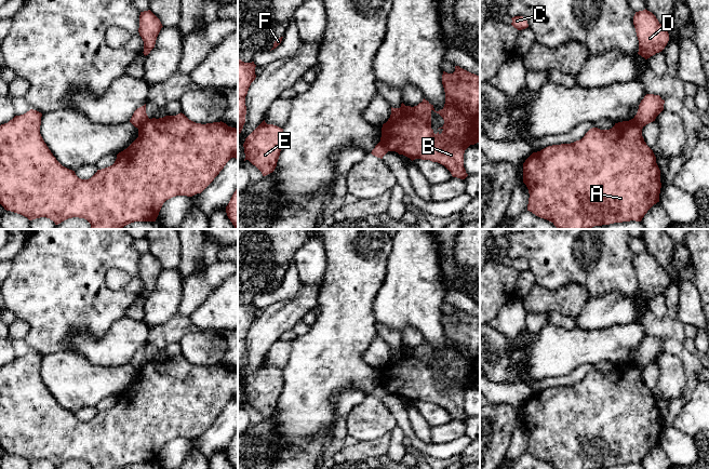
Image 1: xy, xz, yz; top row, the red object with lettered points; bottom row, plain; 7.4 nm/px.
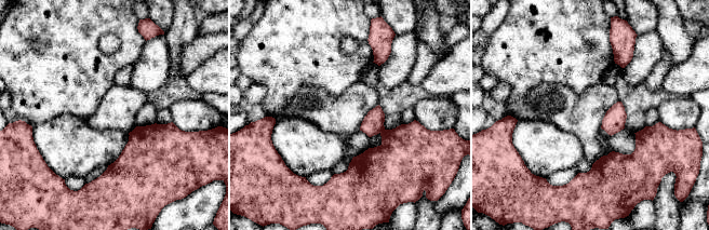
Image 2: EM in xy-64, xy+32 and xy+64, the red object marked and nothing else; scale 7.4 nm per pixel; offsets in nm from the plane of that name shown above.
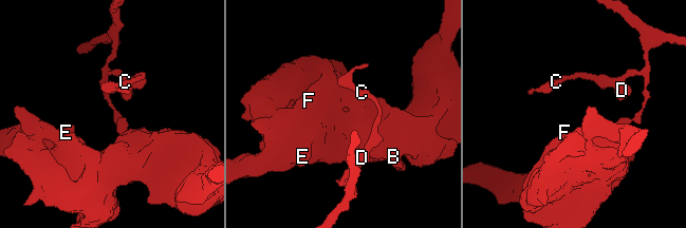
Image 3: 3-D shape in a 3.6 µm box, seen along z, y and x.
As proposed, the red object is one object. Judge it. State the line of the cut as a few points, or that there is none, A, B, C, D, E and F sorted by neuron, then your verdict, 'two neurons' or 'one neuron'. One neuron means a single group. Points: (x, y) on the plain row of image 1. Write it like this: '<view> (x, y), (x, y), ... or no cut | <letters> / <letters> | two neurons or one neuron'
xy (149, 361), (138, 371) | A B E F / C D | two neurons

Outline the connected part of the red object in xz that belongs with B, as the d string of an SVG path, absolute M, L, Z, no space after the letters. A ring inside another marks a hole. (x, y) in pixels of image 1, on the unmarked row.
M455 308L453 316L443 313L442 326L445 334L444 349L436 353L425 340L417 348L391 349L390 360L382 370L380 384L389 393L396 393L410 400L430 402L444 407L453 419L465 421L468 416L464 410L464 396L470 388L480 384L480 319L459 308ZM431 353L439 356L444 366L442 375L433 375L431 371Z

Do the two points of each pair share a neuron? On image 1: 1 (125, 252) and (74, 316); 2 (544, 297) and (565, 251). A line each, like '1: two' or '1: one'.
1: one
2: two

